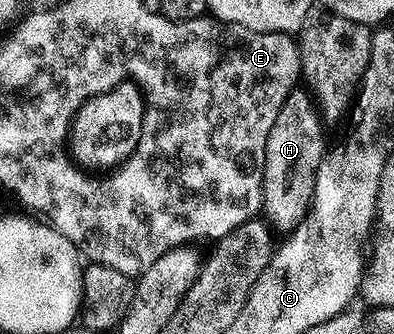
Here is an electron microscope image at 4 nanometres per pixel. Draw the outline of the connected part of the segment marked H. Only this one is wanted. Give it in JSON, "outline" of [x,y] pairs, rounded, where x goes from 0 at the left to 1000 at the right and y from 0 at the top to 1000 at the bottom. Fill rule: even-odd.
{"outline":[[[741,269],[706,335],[706,359],[695,359],[695,383],[685,383],[685,407],[675,407],[665,641],[693,692],[739,695],[782,641],[802,530],[827,473],[822,386],[817,344],[784,272]]]}

